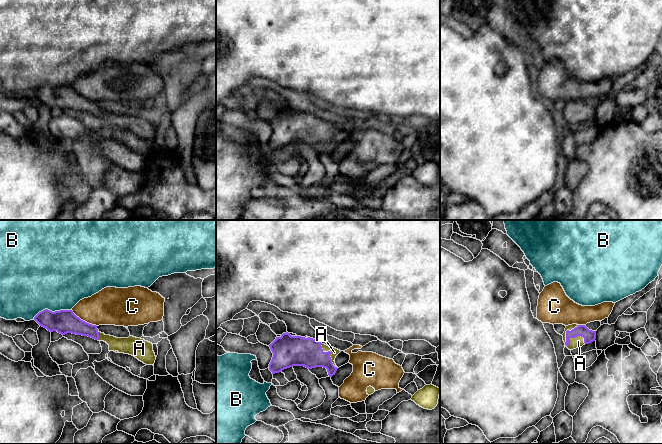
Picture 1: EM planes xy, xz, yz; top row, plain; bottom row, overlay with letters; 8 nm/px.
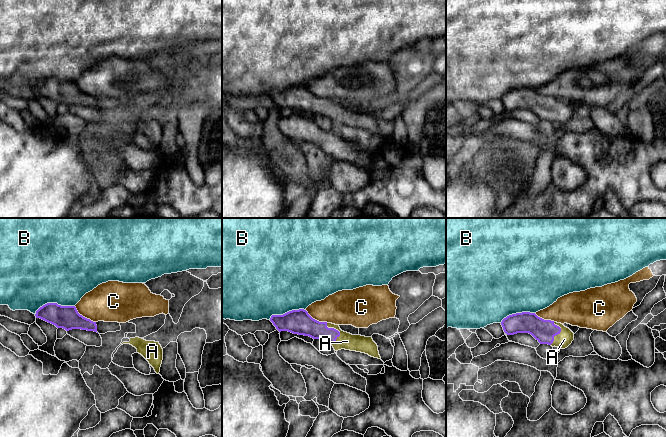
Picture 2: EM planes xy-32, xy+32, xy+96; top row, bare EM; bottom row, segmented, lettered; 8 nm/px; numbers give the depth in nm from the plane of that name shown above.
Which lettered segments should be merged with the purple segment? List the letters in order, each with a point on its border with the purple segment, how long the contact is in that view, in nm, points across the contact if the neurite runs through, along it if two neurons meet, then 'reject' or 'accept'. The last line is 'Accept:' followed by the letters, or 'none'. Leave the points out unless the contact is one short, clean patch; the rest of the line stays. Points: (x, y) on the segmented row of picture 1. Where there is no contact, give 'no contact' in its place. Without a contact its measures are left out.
A: contact xz (330, 353); length 240 nm; way xz (299, 351), (330, 353), (334, 352); accept
B: contact xy (51, 311); length 320 nm; reject
C: contact xy (84, 321); length 240 nm; reject
Accept: A

